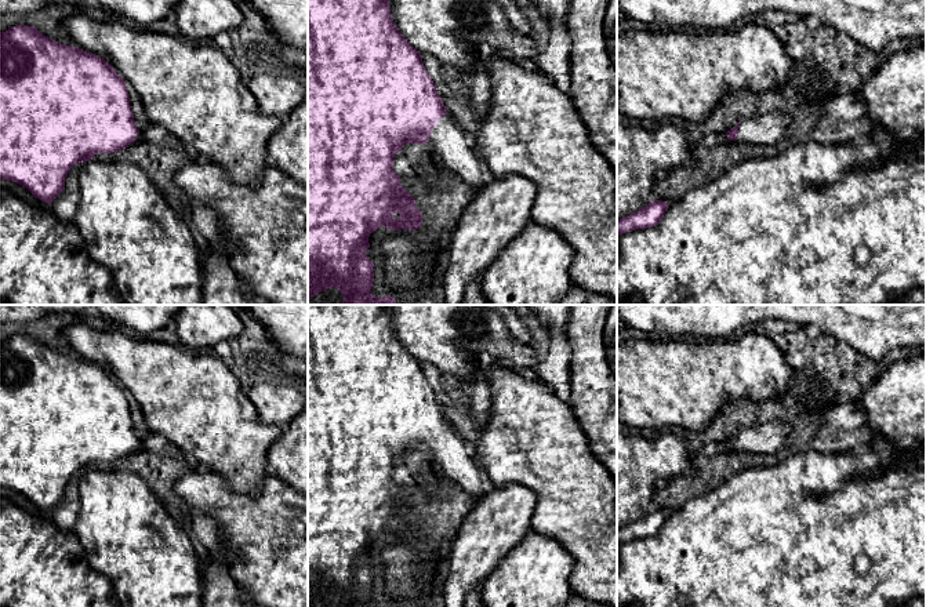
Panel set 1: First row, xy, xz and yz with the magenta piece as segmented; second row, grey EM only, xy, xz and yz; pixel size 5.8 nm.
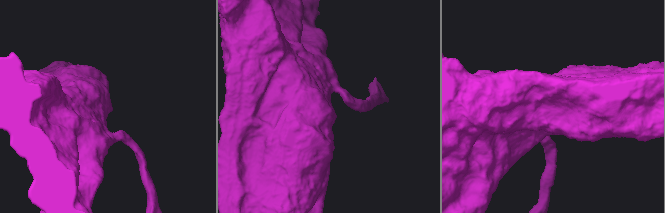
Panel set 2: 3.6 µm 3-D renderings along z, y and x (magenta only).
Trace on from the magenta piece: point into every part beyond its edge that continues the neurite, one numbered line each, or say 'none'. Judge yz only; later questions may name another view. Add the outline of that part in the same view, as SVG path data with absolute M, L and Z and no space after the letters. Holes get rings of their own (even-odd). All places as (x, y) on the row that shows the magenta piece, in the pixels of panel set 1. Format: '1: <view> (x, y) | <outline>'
1: yz (773, 128) | M784 112L742 119L736 139L748 145L781 148L791 137L791 121L792 116Z

